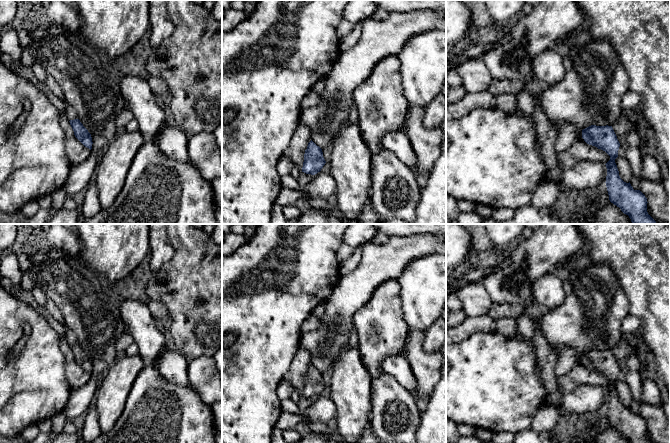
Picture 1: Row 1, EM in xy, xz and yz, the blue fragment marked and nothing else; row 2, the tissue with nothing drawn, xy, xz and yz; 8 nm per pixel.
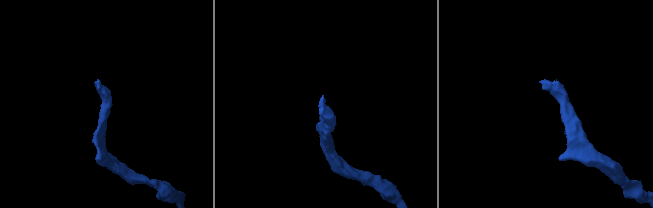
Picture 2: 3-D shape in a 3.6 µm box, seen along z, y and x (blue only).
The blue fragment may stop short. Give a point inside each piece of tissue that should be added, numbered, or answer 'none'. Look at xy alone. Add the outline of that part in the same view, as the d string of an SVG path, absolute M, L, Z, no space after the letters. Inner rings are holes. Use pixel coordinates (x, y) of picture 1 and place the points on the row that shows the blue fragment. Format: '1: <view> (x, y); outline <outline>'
1: xy (70, 113); outline M66 103L64 115L67 117L67 119L69 121L74 120L74 119L78 119L78 115L77 115L76 111L67 103Z

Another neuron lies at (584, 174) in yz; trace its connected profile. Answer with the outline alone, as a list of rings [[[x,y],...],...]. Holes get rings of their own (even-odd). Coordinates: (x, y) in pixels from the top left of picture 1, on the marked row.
[[[579,161],[564,173],[562,182],[572,190],[592,189],[596,191],[606,182],[606,165],[597,161]]]

